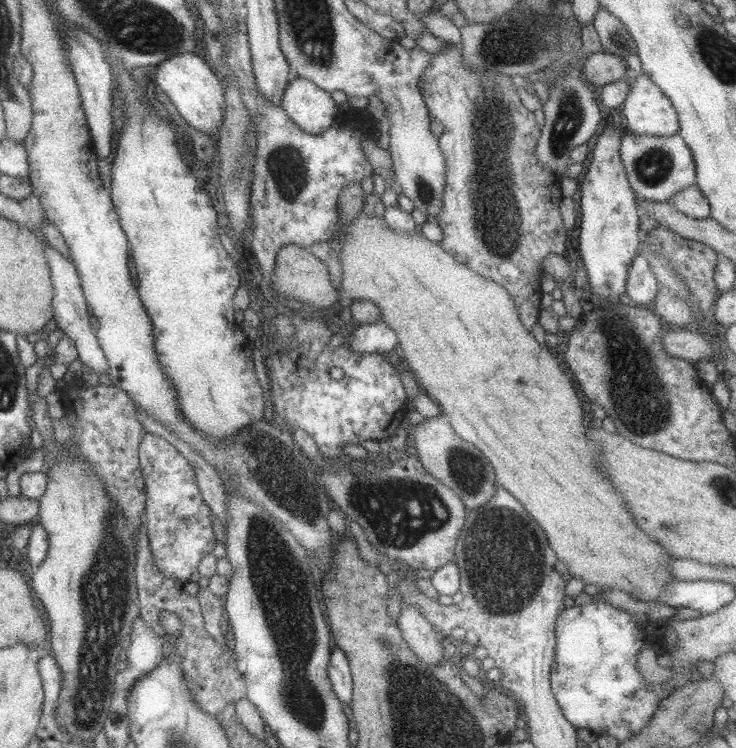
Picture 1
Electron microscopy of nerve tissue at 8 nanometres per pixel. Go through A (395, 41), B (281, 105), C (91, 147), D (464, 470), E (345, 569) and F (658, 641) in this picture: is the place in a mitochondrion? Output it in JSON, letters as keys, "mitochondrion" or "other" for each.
{"A":"other","B":"other","C":"other","D":"mitochondrion","E":"other","F":"other"}

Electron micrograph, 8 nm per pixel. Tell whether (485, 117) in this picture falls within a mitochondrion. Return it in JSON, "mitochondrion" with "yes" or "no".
{"mitochondrion":"no"}

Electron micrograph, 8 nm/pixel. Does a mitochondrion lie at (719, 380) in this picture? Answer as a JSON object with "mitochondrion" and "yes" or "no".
{"mitochondrion":"no"}

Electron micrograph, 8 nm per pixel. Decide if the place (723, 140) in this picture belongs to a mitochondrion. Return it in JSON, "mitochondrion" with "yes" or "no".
{"mitochondrion":"no"}

